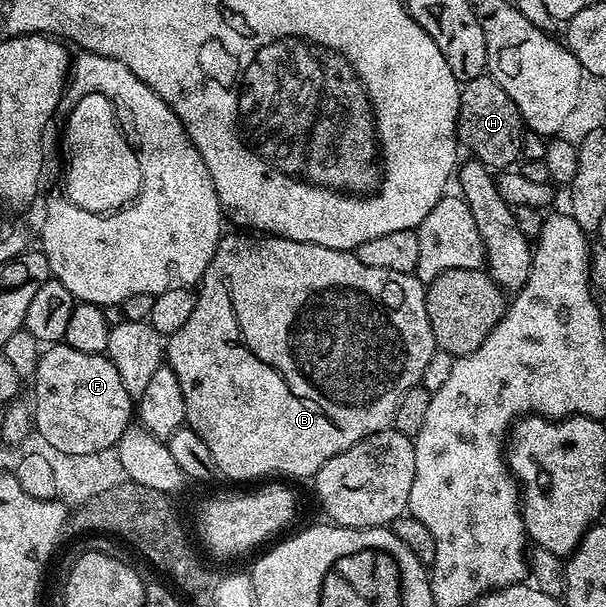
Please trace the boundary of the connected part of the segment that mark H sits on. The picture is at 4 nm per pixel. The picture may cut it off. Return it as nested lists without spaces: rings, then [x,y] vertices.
[[[489,75],[465,82],[460,89],[458,104],[458,140],[471,158],[482,162],[491,171],[509,170],[522,157],[524,124],[516,103],[508,92]]]

